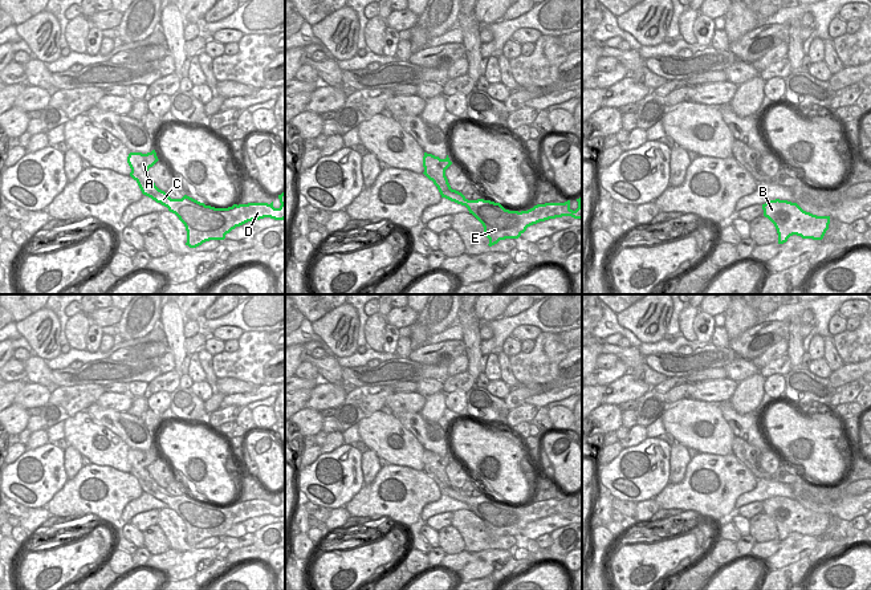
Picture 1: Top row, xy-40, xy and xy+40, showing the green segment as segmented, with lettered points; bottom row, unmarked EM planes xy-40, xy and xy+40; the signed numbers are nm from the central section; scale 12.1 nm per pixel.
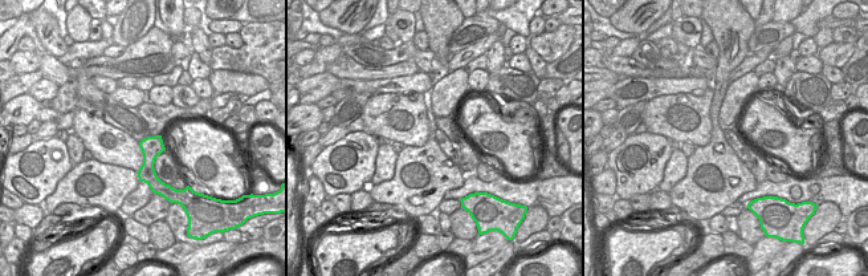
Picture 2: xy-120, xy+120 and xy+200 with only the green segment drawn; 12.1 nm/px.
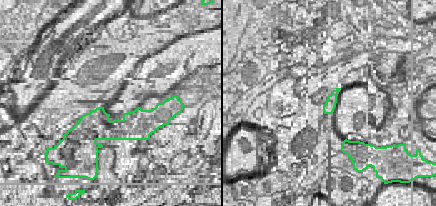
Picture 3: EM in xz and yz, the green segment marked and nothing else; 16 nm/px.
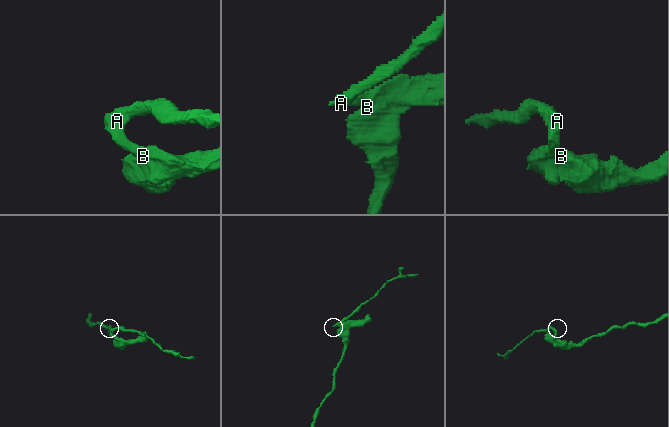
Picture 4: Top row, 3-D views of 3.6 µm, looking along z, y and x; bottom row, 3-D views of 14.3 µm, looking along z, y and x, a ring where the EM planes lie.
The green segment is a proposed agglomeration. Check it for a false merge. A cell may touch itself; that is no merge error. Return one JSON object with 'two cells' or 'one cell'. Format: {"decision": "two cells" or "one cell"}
{"decision": "two cells"}

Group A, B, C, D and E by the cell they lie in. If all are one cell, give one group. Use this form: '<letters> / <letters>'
A C D E / B

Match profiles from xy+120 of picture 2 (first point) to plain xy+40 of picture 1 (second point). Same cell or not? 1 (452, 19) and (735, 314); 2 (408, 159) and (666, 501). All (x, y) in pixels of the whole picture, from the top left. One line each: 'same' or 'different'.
1: same
2: same

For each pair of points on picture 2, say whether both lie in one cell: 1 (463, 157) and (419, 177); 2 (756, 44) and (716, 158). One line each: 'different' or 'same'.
1: different
2: different

